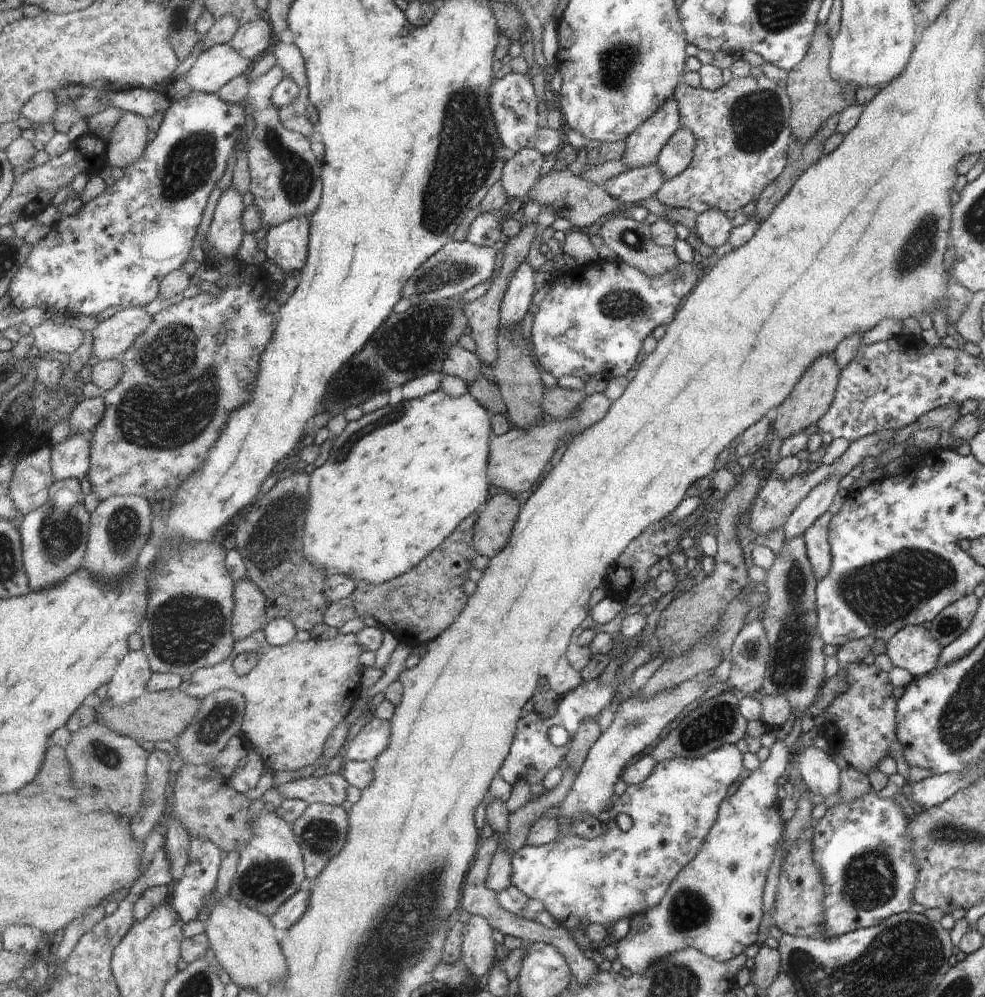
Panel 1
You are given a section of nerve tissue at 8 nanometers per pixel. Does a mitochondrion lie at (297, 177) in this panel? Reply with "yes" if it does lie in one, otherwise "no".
yes

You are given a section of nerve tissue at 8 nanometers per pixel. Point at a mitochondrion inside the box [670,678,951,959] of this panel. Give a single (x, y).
(869, 880)

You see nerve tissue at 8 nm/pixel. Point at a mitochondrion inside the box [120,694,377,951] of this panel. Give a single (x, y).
(264, 881)

